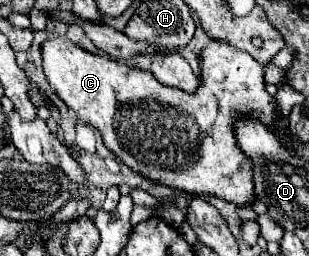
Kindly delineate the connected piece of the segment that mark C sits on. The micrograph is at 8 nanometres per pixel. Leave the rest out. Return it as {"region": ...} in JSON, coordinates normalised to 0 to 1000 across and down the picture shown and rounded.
{"region":[[[162,145],[149,168],[136,168],[136,262],[155,324],[220,410],[220,426],[233,426],[259,473],[311,496],[337,566],[427,668],[557,738],[589,738],[602,754],[667,754],[790,809],[828,785],[816,637],[764,574],[751,535],[751,480],[764,457],[816,457],[900,520],[906,449],[887,379],[854,355],[854,254],[835,254],[796,199],[751,191],[712,160],[680,168],[686,176],[660,184],[647,215],[680,215],[686,238],[667,238],[667,262],[654,262],[647,340],[628,371],[511,324],[485,277],[434,270],[356,223],[285,207],[214,145]]]}

